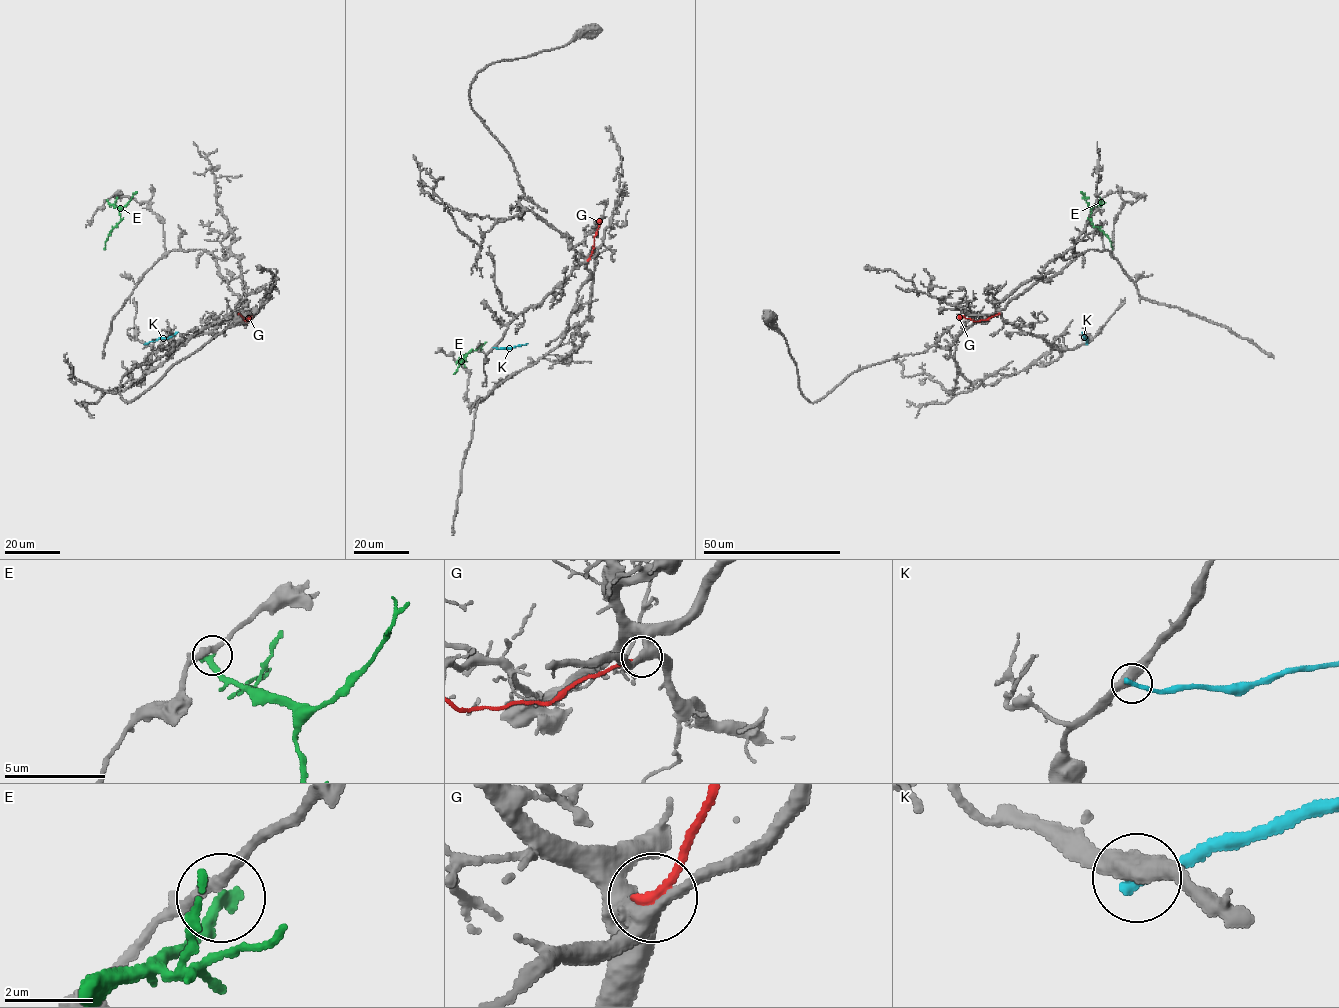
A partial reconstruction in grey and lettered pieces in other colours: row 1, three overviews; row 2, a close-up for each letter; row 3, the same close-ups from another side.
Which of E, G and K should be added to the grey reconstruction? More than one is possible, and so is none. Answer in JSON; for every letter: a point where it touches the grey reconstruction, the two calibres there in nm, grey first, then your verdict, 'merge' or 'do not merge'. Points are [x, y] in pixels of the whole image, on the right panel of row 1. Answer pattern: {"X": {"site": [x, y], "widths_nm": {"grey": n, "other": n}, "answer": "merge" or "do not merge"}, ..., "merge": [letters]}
{"E": {"site": [1101, 200], "widths_nm": {"grey": 240, "other": 360}, "answer": "do not merge"}, "G": {"site": [998, 313], "widths_nm": {"grey": 360, "other": 240}, "answer": "do not merge"}, "K": {"site": [1086, 344], "widths_nm": {"grey": 480, "other": 280}, "answer": "do not merge"}, "merge": []}

